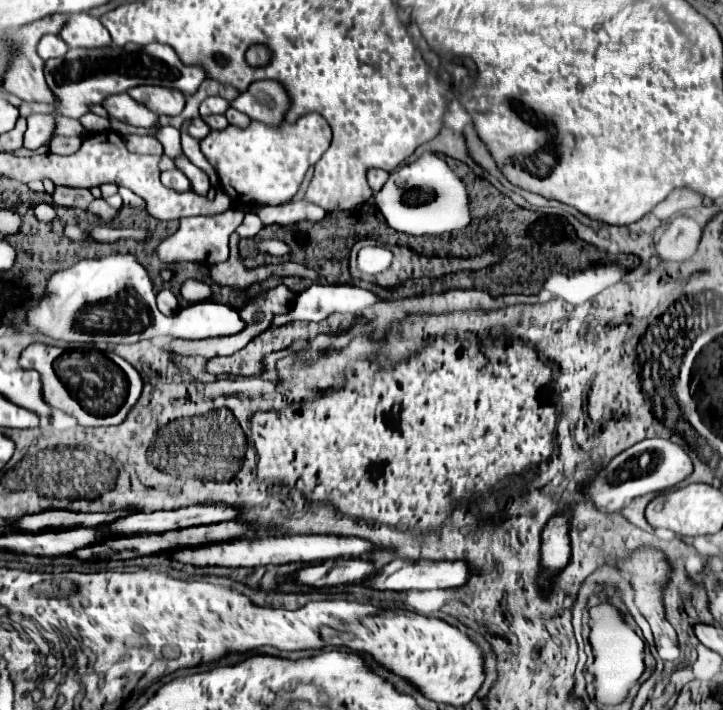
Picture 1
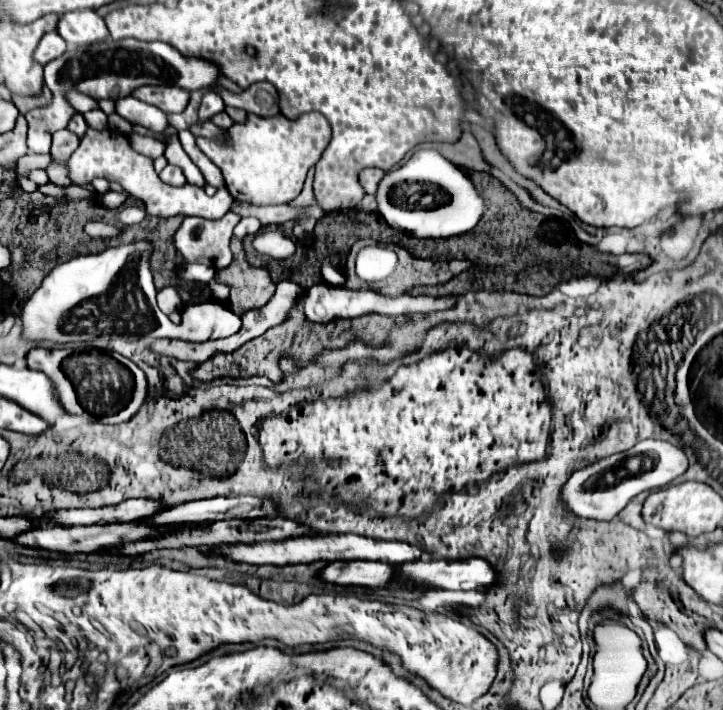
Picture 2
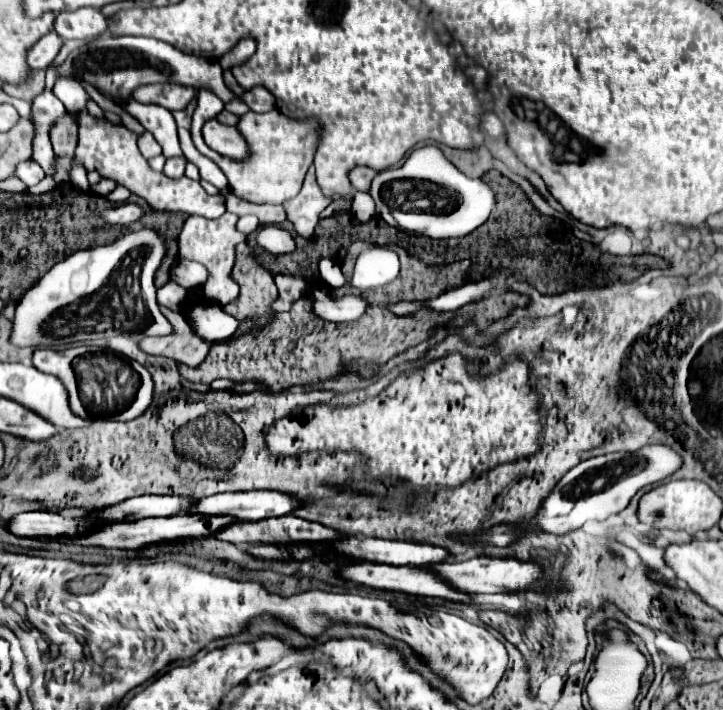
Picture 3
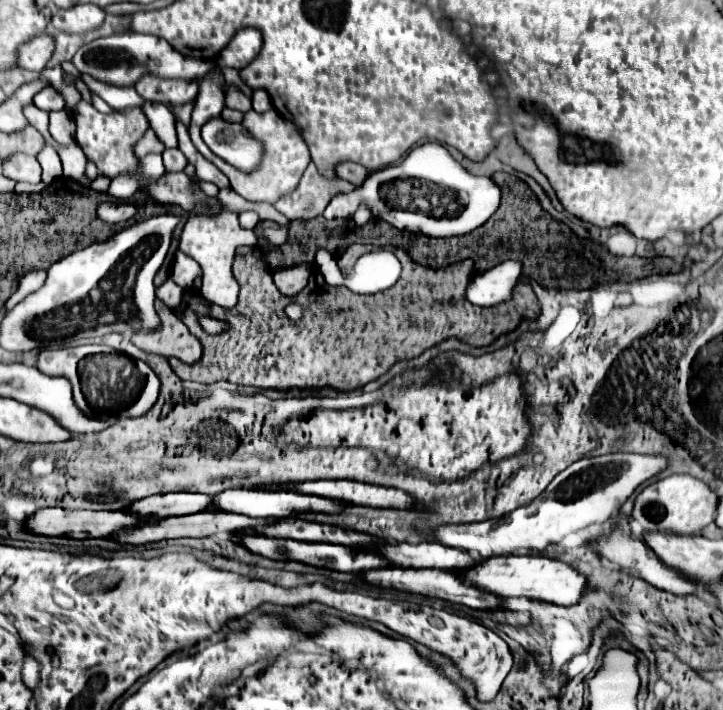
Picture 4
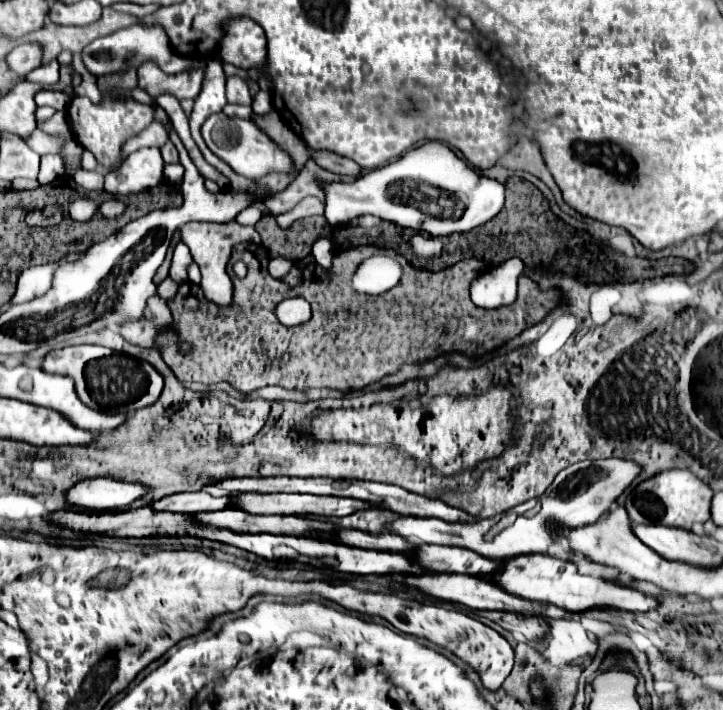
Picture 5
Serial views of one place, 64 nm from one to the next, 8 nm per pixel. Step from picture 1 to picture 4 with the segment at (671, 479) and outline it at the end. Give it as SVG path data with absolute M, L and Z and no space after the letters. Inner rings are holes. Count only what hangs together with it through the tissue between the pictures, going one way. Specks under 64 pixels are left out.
M614 452L594 458L582 458L560 472L550 486L528 506L522 508L522 518L500 518L476 524L442 526L434 530L440 544L458 550L476 550L482 558L508 556L528 550L544 550L548 544L560 542L566 534L586 528L592 522L606 522L634 490L646 480L668 468L668 458L662 454L628 454Z

